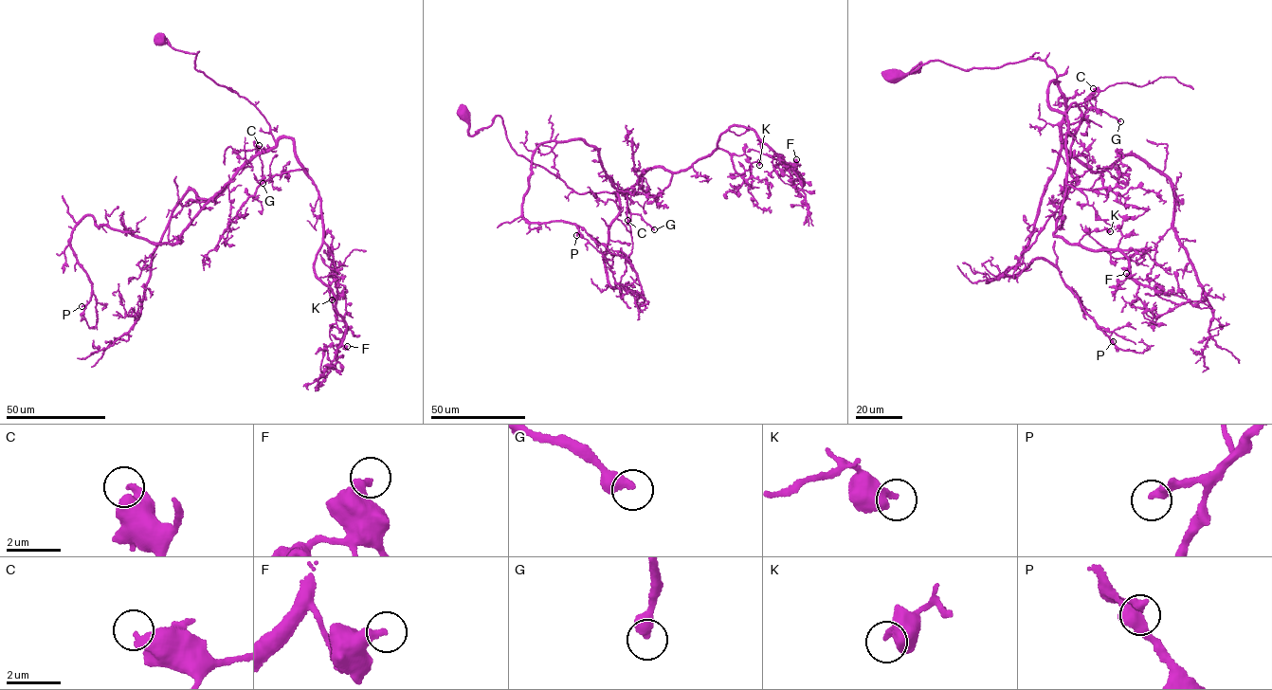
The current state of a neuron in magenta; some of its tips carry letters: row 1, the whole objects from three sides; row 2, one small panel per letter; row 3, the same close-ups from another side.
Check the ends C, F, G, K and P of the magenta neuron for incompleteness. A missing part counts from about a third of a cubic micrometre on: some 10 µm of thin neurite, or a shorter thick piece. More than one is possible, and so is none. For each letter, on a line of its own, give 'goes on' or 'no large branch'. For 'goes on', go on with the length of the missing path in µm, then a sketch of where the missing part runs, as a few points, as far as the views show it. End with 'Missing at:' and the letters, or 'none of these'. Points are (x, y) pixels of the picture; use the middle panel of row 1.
C: no large branch
F: no large branch
G: no large branch
K: no large branch
P: no large branch
Missing at: none of these

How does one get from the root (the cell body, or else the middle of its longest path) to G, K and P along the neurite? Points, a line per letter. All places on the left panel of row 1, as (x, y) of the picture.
G: (161, 39), (175, 49), (198, 51), (196, 69), (247, 99), (263, 115), (275, 144), (257, 154), (263, 183)
K: (161, 39), (198, 51), (196, 69), (293, 140), (320, 201), (314, 273), (332, 299)
P: (161, 39), (198, 51), (196, 69), (254, 103), (275, 144), (175, 243), (81, 219), (81, 306)

